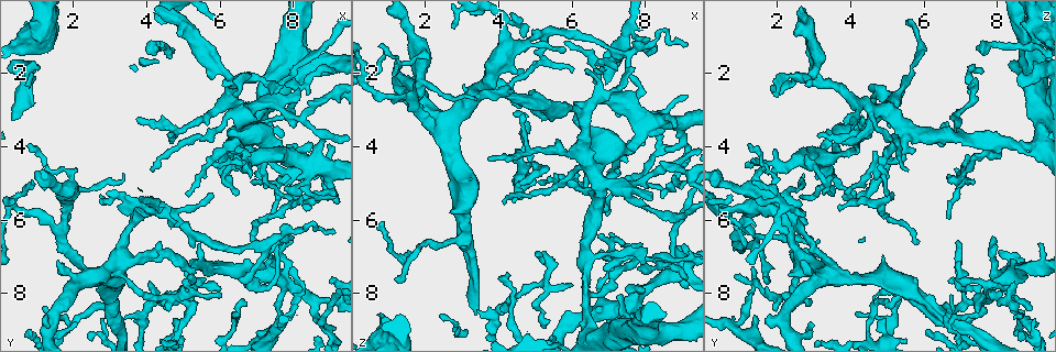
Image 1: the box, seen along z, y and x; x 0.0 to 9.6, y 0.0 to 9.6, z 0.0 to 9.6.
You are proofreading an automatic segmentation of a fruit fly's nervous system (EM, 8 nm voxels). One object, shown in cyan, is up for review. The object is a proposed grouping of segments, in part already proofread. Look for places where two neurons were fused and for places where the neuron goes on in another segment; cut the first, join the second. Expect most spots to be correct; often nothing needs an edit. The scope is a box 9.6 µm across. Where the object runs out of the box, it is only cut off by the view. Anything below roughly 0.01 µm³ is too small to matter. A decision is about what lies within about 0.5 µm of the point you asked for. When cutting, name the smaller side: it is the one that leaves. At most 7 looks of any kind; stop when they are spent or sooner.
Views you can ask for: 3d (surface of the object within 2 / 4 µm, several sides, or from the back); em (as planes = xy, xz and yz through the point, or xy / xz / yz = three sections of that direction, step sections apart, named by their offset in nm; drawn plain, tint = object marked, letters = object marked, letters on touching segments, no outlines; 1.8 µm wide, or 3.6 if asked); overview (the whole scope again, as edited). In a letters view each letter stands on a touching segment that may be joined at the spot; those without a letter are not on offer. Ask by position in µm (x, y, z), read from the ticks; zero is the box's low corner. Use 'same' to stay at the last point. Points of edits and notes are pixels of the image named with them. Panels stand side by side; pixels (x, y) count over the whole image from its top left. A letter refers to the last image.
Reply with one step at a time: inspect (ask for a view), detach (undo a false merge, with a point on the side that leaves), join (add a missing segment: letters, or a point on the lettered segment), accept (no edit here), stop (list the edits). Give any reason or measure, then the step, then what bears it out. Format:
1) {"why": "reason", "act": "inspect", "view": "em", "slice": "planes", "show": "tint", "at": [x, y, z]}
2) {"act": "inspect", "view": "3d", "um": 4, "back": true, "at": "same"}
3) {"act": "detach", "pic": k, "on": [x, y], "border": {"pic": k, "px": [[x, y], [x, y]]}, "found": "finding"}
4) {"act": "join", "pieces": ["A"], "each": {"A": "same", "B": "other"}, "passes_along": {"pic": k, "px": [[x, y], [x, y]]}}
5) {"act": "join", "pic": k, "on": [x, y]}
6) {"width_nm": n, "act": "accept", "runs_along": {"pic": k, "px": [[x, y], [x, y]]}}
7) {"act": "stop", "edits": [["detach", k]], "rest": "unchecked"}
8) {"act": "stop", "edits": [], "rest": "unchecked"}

{"why": "abrupt turn", "act": "inspect", "view": "3d", "um": 2, "at": [6.70, 3.55, 5.50]}

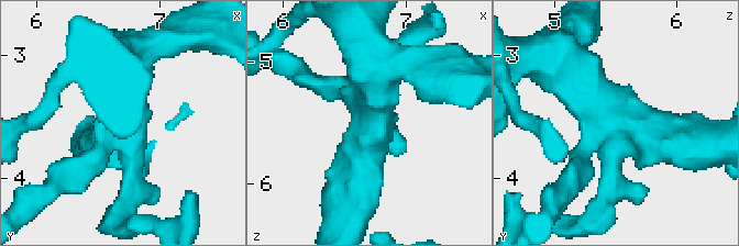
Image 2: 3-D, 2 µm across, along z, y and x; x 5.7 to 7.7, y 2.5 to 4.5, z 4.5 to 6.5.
{"arms": 4, "act": "inspect", "view": "em", "slice": "planes", "show": "tint", "at": [6.70, 3.52, 5.56]}

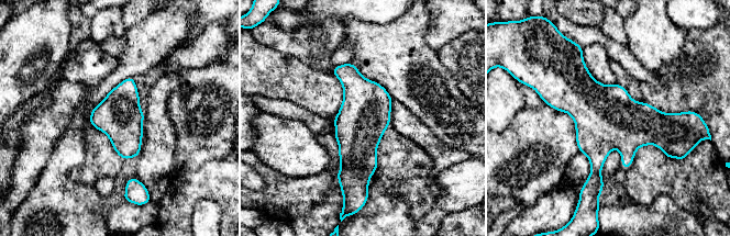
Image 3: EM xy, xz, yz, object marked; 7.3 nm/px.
{"act": "inspect", "view": "em", "slice": "planes", "show": "letters", "at": "same"}

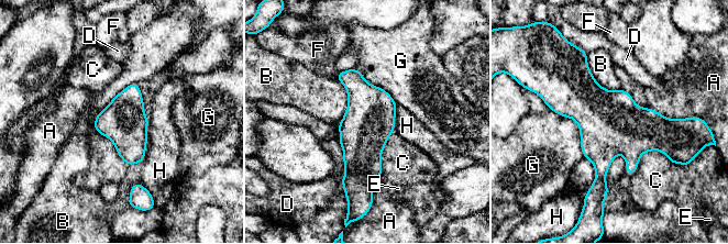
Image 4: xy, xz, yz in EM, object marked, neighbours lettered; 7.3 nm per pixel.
{"act": "accept", "each": {"A": "other", "B": "other", "C": "other", "D": "other", "E": "other", "F": "other", "G": "other", "H": "other"}, "border": {"pic": 4, "px": [[138, 82], [123, 88], [92, 125]]}, "found": "continuous, no second neuron"}

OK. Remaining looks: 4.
{"why": "looks like a crossing", "act": "inspect", "view": "em", "slice": "planes", "show": "letters", "at": [7.85, 4.65, 7.05]}

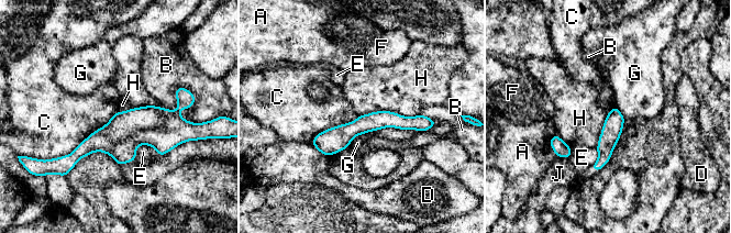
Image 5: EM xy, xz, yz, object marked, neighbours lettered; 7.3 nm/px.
{"longest_contact_nm": ["C", 600], "act": "accept", "each": {"A": "other", "B": "other", "C": "other", "D": "other", "E": "other", "F": "other", "G": "other", "H": "other", "J": "other"}, "found": "one neuron here"}

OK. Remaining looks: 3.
{"why": "four arms meet", "act": "inspect", "view": "3d", "um": 2, "at": [8.50, 8.15, 7.40]}

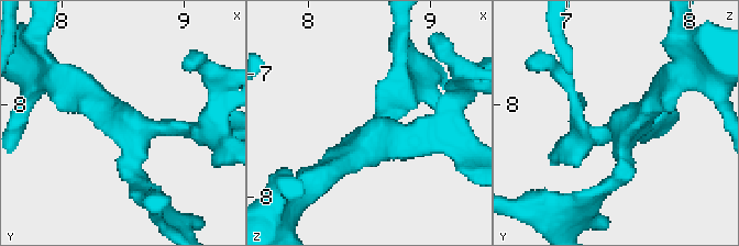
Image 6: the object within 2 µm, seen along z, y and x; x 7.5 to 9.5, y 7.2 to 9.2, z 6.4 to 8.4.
{"arms": 4, "act": "inspect", "view": "em", "slice": "planes", "show": "plain", "at": [8.56, 8.20, 7.46]}

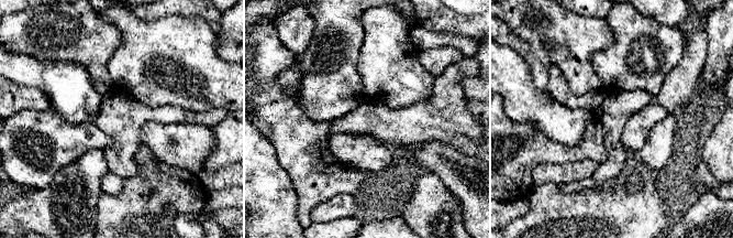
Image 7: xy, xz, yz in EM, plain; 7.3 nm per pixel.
{"why": "see the neighbours", "act": "inspect", "view": "em", "slice": "planes", "show": "letters", "at": "same"}

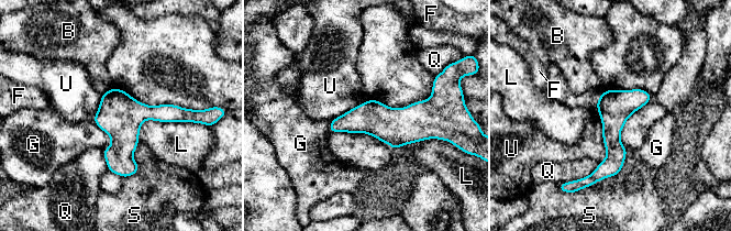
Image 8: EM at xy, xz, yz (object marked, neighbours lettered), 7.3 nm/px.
{"longest_contact_nm": ["L", 480], "act": "accept", "each": {"B": "other", "F": "other", "G": "other", "L": "other", "Q": "other", "S": "other", "U": "other"}, "found": "continuous, no second neuron"}

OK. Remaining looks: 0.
{"act": "stop", "edits": [], "rest": "unchecked"}

